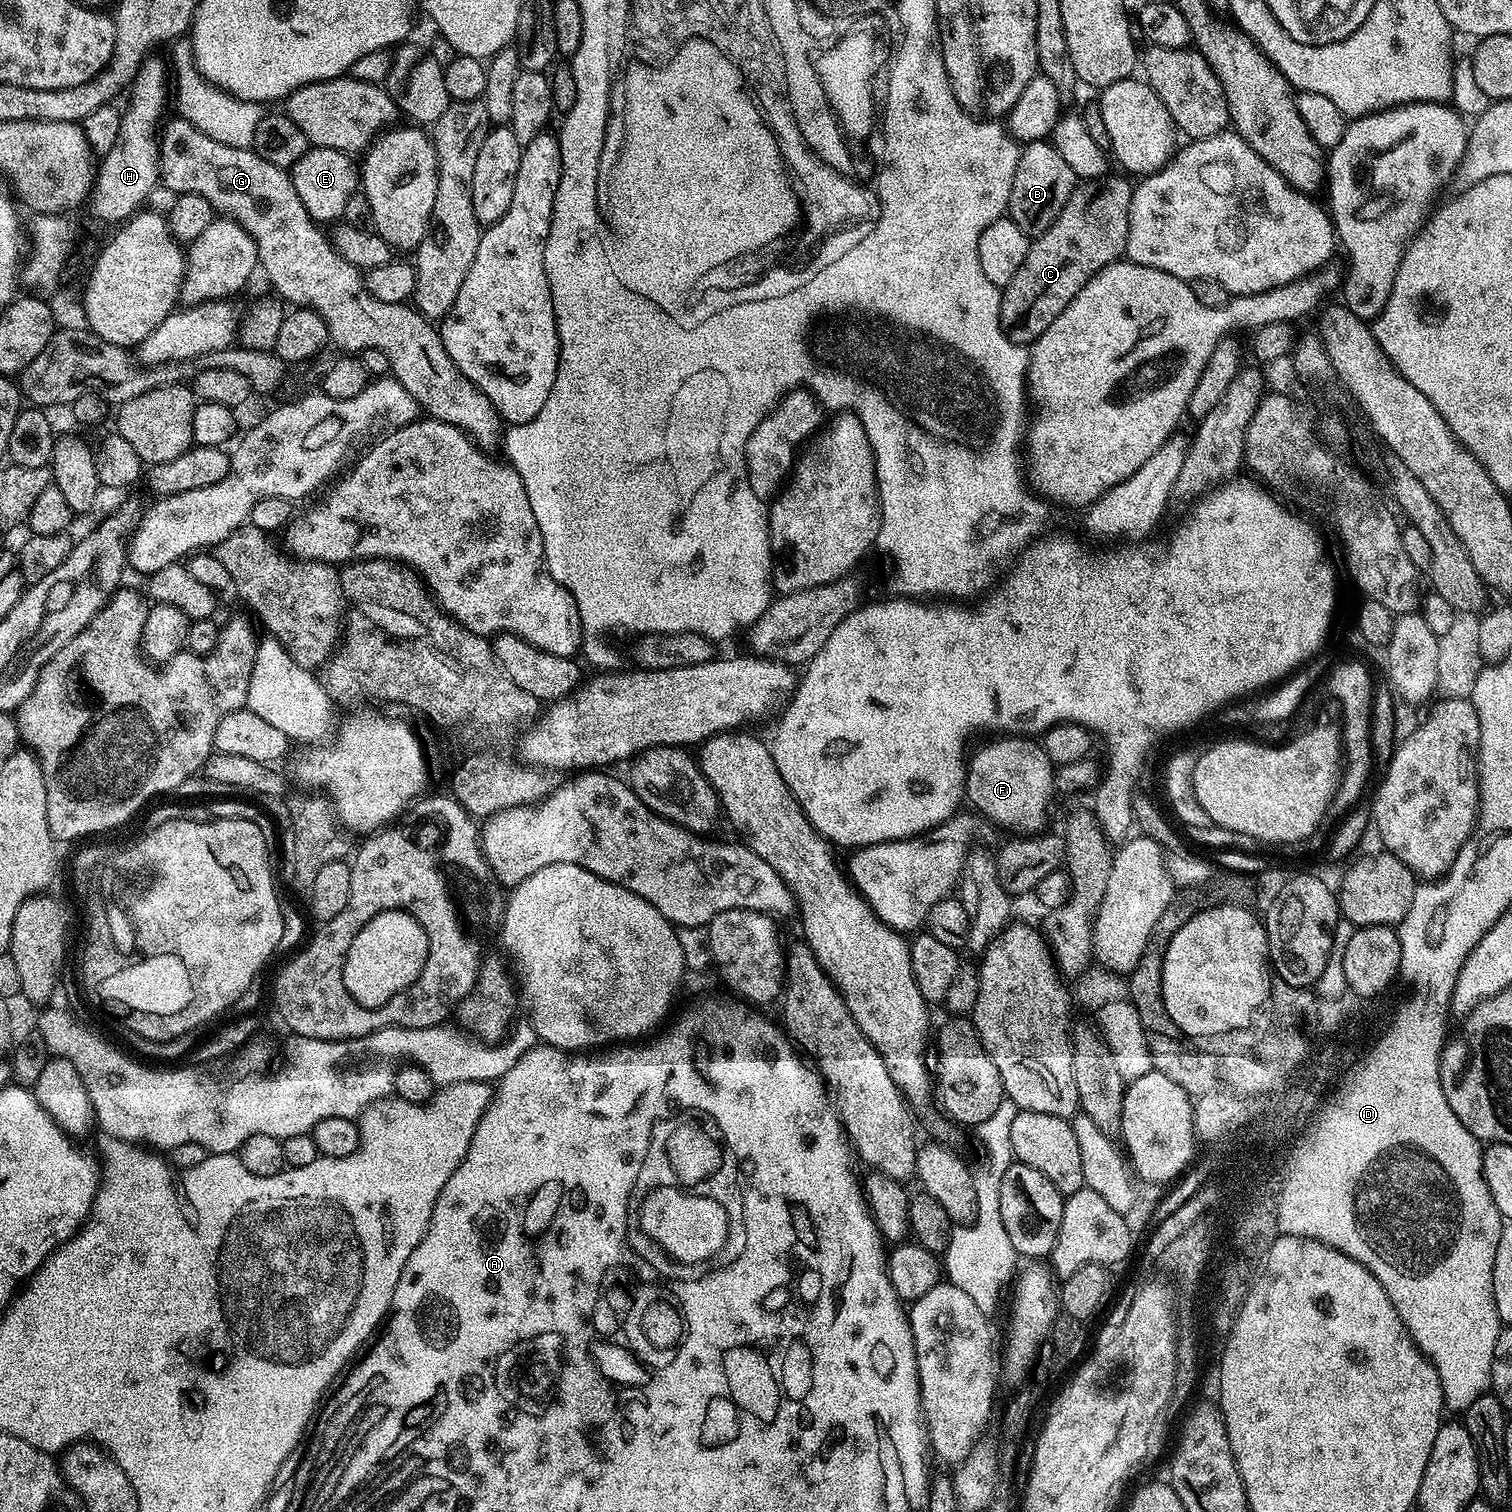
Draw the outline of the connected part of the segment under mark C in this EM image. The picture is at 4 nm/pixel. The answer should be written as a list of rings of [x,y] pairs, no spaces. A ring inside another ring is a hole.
[[[1112,175],[1081,183],[1073,190],[1054,226],[1029,243],[1018,274],[1003,285],[1000,325],[1016,344],[1031,345],[1044,333],[1046,326],[1070,306],[1074,294],[1078,294],[1092,276],[1127,253],[1134,184],[1127,175]]]

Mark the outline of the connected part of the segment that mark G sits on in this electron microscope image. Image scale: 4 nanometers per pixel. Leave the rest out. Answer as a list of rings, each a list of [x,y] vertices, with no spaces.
[[[179,118],[169,119],[163,125],[162,135],[159,137],[160,141],[160,184],[163,187],[168,187],[172,194],[179,194],[182,192],[193,192],[202,198],[206,198],[210,202],[210,206],[217,213],[223,214],[231,220],[236,220],[241,224],[245,230],[251,234],[256,242],[256,259],[258,261],[259,271],[265,272],[268,275],[270,283],[276,287],[276,292],[281,301],[287,302],[289,300],[292,306],[296,308],[309,308],[310,311],[316,312],[326,322],[328,327],[329,341],[334,345],[337,344],[340,350],[348,354],[358,354],[364,348],[373,348],[374,350],[382,350],[382,354],[386,354],[388,359],[388,370],[391,379],[398,381],[398,383],[406,390],[406,394],[410,394],[416,399],[417,404],[431,419],[441,420],[447,424],[453,424],[455,428],[463,428],[477,444],[481,446],[489,446],[488,444],[497,443],[498,433],[502,428],[502,421],[496,408],[490,402],[490,398],[486,398],[486,394],[482,394],[482,390],[474,382],[470,382],[470,378],[466,378],[462,374],[462,370],[458,370],[458,366],[454,366],[454,362],[450,358],[450,354],[446,354],[444,343],[440,337],[439,331],[425,317],[421,316],[416,311],[415,307],[409,306],[407,303],[391,304],[390,302],[378,302],[378,298],[374,298],[368,293],[366,287],[365,277],[362,275],[361,269],[354,267],[350,262],[346,262],[346,258],[342,258],[342,254],[336,249],[335,243],[331,239],[324,237],[325,229],[317,224],[315,220],[310,218],[310,214],[306,214],[306,206],[302,206],[302,198],[298,198],[298,190],[294,190],[294,182],[291,175],[285,169],[278,166],[270,166],[270,162],[266,162],[260,157],[256,151],[249,148],[235,148],[234,146],[223,145],[222,142],[216,142],[214,138],[210,138],[206,134],[202,134],[202,130],[198,130],[190,122]]]

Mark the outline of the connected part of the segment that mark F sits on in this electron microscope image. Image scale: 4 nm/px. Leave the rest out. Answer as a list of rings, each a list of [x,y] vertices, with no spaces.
[[[1000,734],[997,740],[988,740],[976,753],[966,760],[964,791],[967,803],[972,803],[982,815],[996,824],[1028,824],[1036,820],[1048,808],[1048,799],[1054,796],[1054,765],[1046,758],[1043,743],[1024,734]]]

